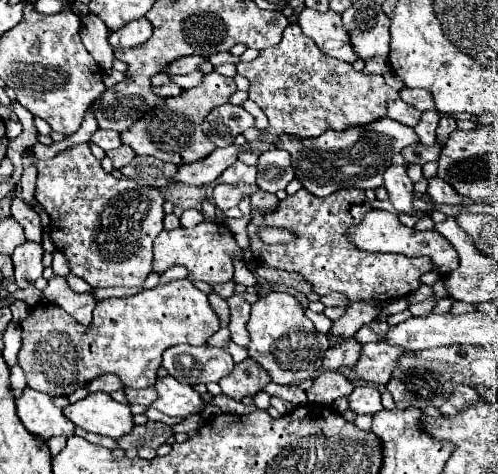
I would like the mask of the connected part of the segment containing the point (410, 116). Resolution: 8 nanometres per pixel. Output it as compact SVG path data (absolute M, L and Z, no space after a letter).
M395 100L395 102L387 102L387 116L391 120L397 120L397 122L405 124L405 126L415 126L421 112L415 110L413 106L405 104L403 100Z

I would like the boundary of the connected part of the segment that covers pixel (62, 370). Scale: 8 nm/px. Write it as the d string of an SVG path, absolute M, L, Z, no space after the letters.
M173 280L167 284L157 284L151 290L137 292L125 298L107 298L99 300L93 310L93 322L89 326L81 326L71 314L61 310L55 304L35 306L27 320L21 322L23 328L23 348L17 356L21 368L27 376L27 386L39 392L69 396L77 382L85 384L93 378L113 372L117 374L125 386L129 388L147 388L157 380L157 368L161 366L161 354L175 344L191 344L201 346L207 344L209 336L213 336L221 326L219 316L213 312L207 294L197 290L189 280Z

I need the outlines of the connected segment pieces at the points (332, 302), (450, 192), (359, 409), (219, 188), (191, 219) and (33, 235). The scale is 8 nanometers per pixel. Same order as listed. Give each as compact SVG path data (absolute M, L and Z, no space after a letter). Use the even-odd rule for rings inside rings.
M331 292L331 294L323 296L321 302L323 302L325 306L341 306L341 308L347 308L347 306L351 304L349 298L347 298L345 294L341 294L341 292Z
M433 176L427 180L427 194L431 194L431 198L437 204L459 204L459 194L453 190L453 186L449 186L447 182L441 182L441 178Z
M369 382L357 386L351 392L349 404L351 404L351 410L355 410L357 414L375 414L383 408L381 398L379 398L379 390L375 386L369 386Z
M217 184L213 188L213 202L219 210L227 210L231 206L237 206L243 194L255 194L255 190L255 184Z
M185 210L183 216L181 216L181 226L183 228L193 228L193 226L197 226L203 220L205 218L203 218L203 214L199 210Z
M12 190L10 194L12 195L11 216L13 220L17 220L23 226L27 240L41 244L43 226L41 226L39 214L31 206L27 206L19 196L15 196L16 190Z

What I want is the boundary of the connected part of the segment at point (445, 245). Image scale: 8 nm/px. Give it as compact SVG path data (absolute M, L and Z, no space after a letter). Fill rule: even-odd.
M371 210L359 226L353 226L349 230L349 238L361 250L367 250L367 252L393 252L393 254L403 254L403 256L429 256L435 264L433 272L439 274L439 276L447 276L453 270L457 270L459 256L457 256L457 252L453 250L453 246L449 244L447 238L437 234L437 230L419 232L415 228L403 226L395 214L385 212L385 210Z

